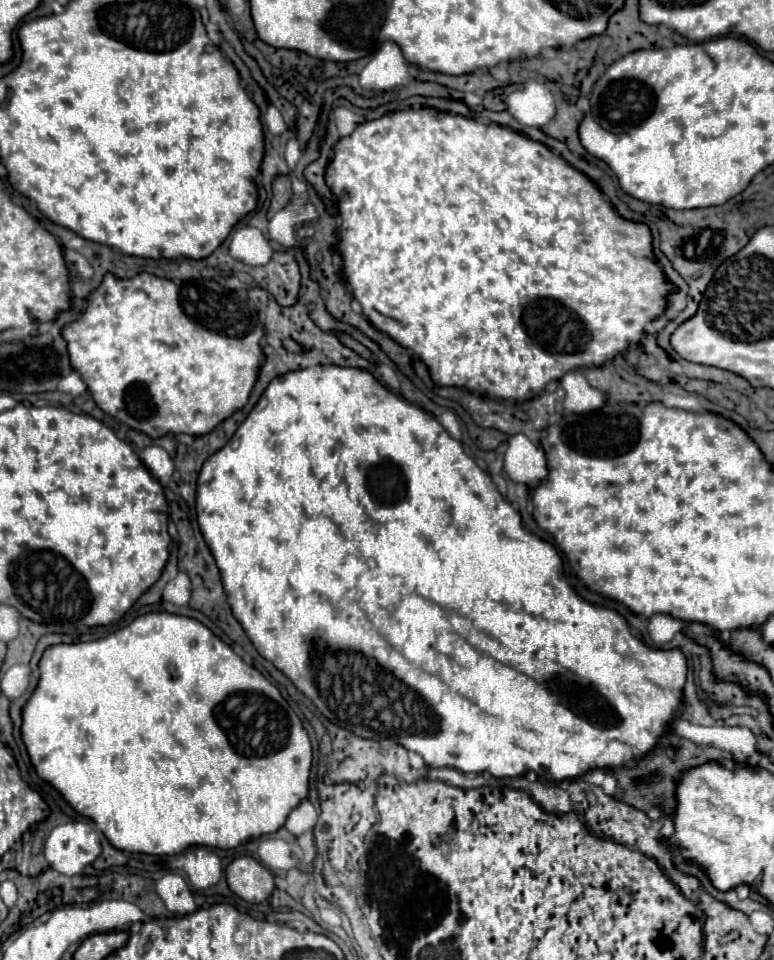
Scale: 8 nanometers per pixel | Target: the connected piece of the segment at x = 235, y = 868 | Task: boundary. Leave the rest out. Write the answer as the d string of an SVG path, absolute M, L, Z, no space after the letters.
M252 856L236 858L226 868L226 880L234 894L252 904L266 902L276 888L274 874L266 870L260 862L256 862Z

